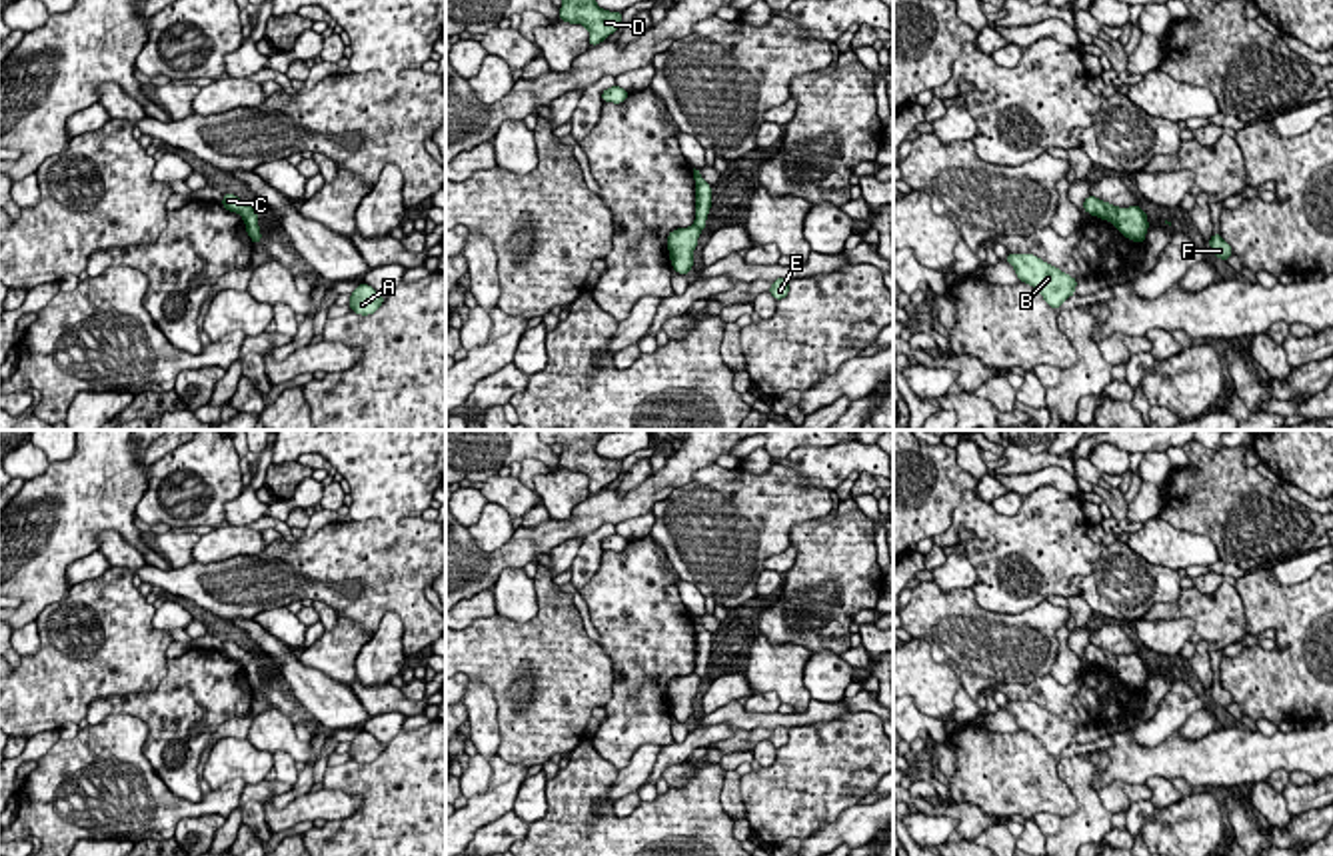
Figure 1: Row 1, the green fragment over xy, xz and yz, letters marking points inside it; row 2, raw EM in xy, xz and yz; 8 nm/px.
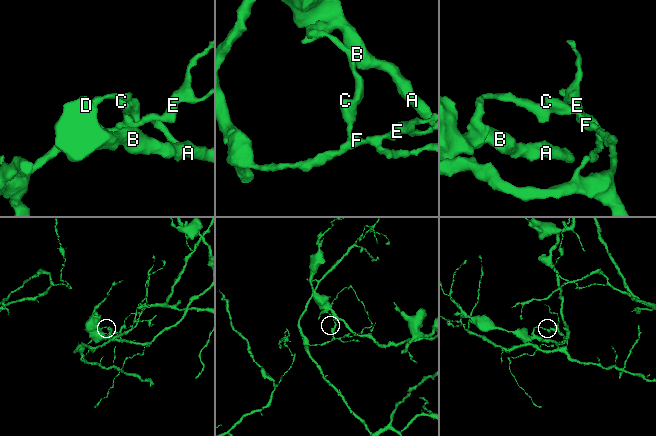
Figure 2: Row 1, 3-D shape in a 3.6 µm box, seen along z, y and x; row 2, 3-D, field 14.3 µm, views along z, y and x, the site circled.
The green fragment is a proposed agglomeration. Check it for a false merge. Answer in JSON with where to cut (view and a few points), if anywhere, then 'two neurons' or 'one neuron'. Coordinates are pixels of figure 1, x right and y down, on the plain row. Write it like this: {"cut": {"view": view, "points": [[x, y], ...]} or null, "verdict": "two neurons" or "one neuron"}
{"cut": {"view": "xy", "points": [[252, 656], [244, 666]]}, "verdict": "two neurons"}

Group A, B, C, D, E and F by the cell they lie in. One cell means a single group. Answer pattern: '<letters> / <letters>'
A B D / C E F

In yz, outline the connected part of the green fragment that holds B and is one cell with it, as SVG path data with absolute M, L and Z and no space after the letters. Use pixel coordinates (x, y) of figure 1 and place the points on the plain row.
M1007 702L1005 708L1013 714L1017 728L1033 734L1055 758L1075 742L1075 726L1033 702Z

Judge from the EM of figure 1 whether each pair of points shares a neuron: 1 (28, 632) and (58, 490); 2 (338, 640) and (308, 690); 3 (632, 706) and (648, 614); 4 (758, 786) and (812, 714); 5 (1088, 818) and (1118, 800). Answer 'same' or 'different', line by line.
1: different
2: different
3: same
4: different
5: different

